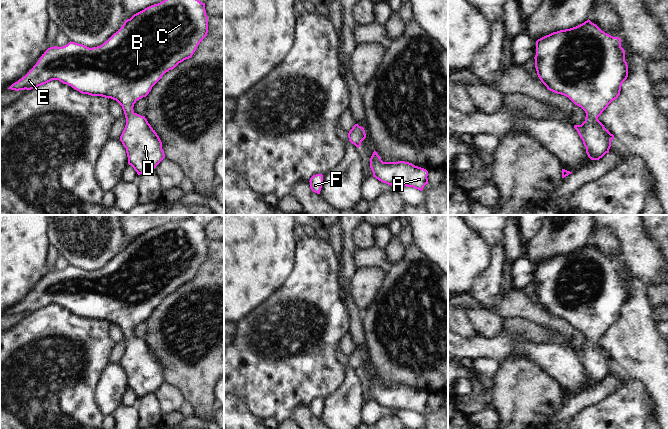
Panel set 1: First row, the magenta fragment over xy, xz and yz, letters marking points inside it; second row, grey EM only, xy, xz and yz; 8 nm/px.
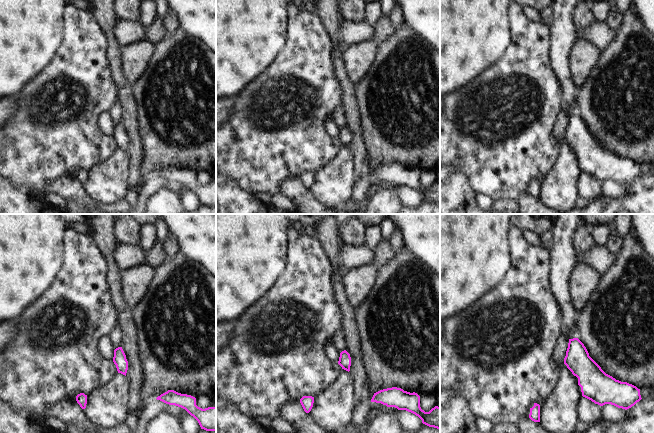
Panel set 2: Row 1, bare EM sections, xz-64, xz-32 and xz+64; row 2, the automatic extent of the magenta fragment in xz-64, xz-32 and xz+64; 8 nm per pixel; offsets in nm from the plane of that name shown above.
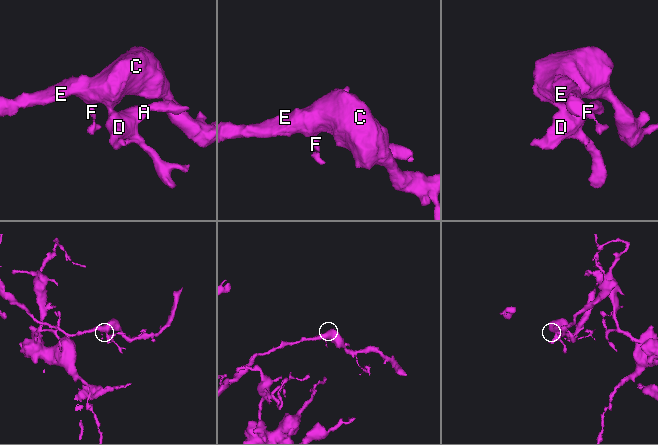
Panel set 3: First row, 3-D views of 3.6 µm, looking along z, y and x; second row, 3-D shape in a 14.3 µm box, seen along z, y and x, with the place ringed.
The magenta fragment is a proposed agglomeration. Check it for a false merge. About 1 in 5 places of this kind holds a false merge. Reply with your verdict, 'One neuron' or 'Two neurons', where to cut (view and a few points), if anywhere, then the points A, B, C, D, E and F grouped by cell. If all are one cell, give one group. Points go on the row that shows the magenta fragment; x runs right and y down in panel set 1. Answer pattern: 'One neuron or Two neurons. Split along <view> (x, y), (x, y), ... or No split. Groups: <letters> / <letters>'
One neuron. No split. Groups: A B C D E F.

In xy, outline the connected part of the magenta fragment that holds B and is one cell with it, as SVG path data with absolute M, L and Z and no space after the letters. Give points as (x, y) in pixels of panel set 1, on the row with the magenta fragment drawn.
M164 0L127 19L122 27L100 46L89 48L83 44L70 41L62 47L48 48L33 68L8 89L15 91L31 90L52 80L59 80L82 94L116 100L122 106L126 118L126 125L120 136L120 141L126 148L128 164L140 175L145 171L154 170L165 158L165 154L159 136L145 116L133 111L134 104L137 100L146 97L166 72L174 69L184 60L191 58L199 43L207 36L207 33L208 17L205 3L199 0Z

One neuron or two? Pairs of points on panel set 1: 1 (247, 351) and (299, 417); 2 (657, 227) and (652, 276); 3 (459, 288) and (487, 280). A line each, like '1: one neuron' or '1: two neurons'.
1: two neurons
2: two neurons
3: two neurons

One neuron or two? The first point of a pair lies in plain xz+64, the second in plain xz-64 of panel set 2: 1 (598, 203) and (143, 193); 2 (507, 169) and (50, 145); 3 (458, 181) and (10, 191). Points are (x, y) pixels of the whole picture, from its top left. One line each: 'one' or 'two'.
1: two
2: one
3: one

